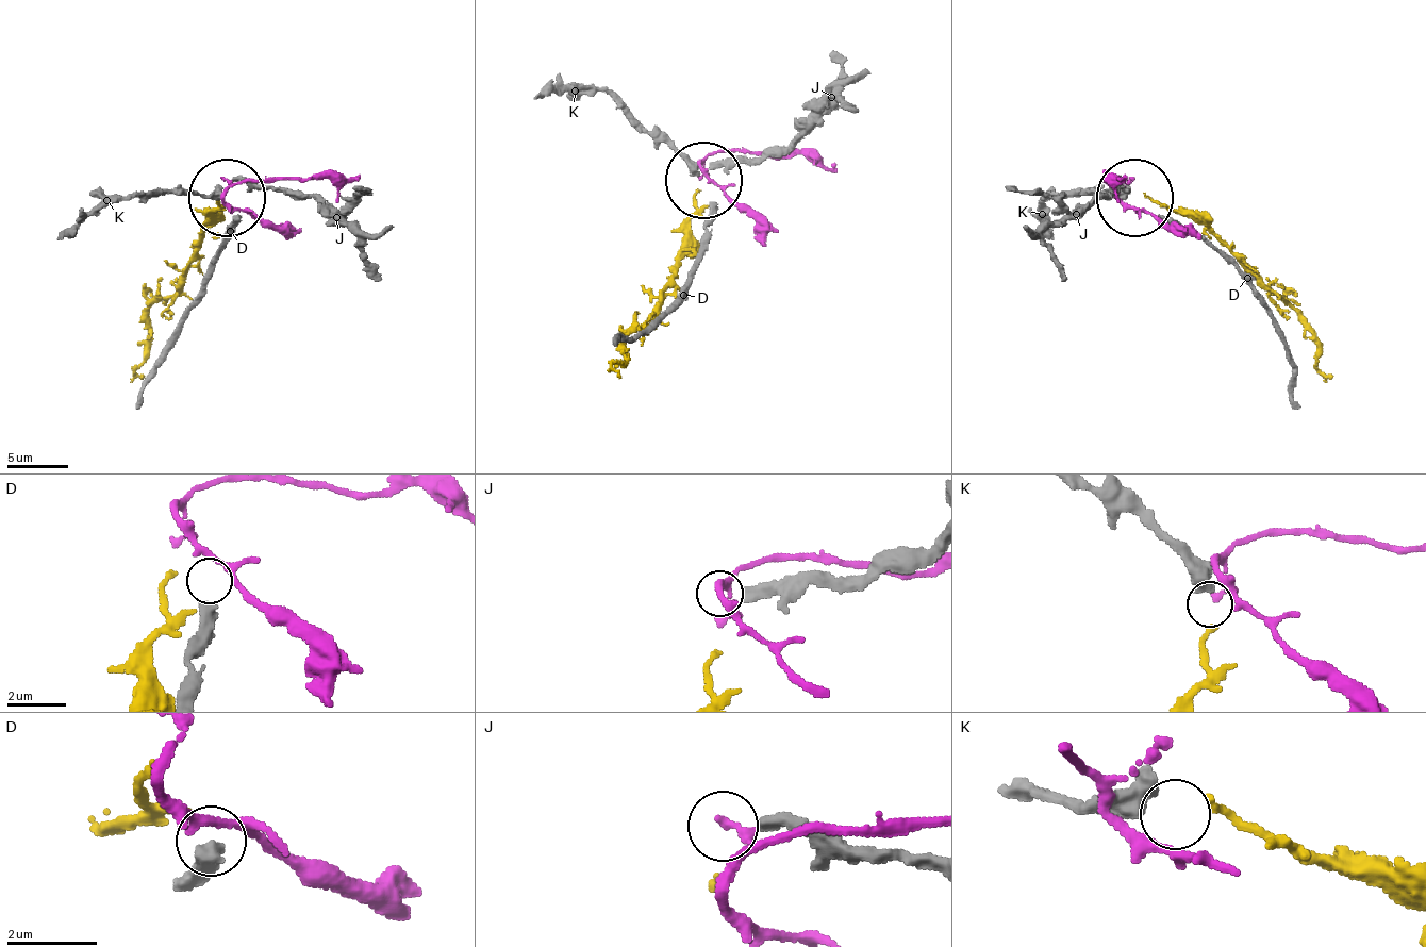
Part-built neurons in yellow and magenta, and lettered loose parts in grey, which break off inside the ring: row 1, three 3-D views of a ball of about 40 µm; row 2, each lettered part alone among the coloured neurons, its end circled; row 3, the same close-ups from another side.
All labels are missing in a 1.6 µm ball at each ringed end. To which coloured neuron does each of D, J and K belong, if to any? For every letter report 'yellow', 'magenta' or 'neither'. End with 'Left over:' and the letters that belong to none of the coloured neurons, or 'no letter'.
D: neither
J: neither
K: neither
Left over: D, J, K

